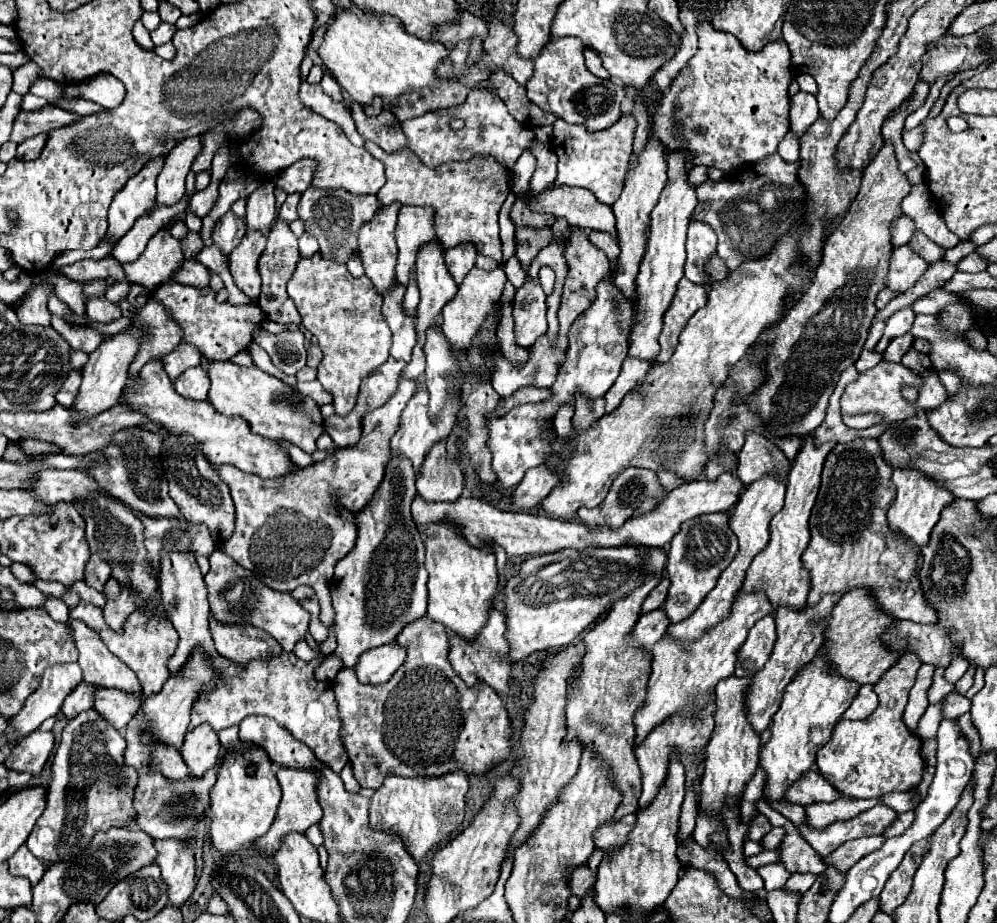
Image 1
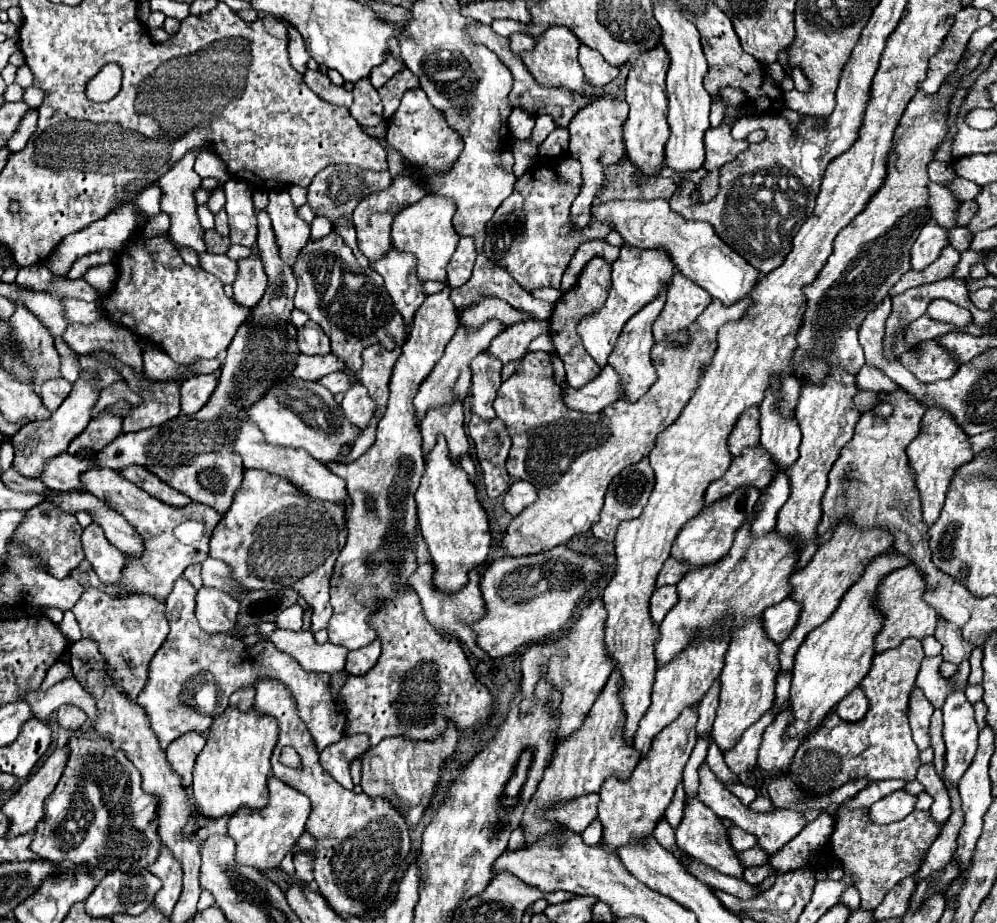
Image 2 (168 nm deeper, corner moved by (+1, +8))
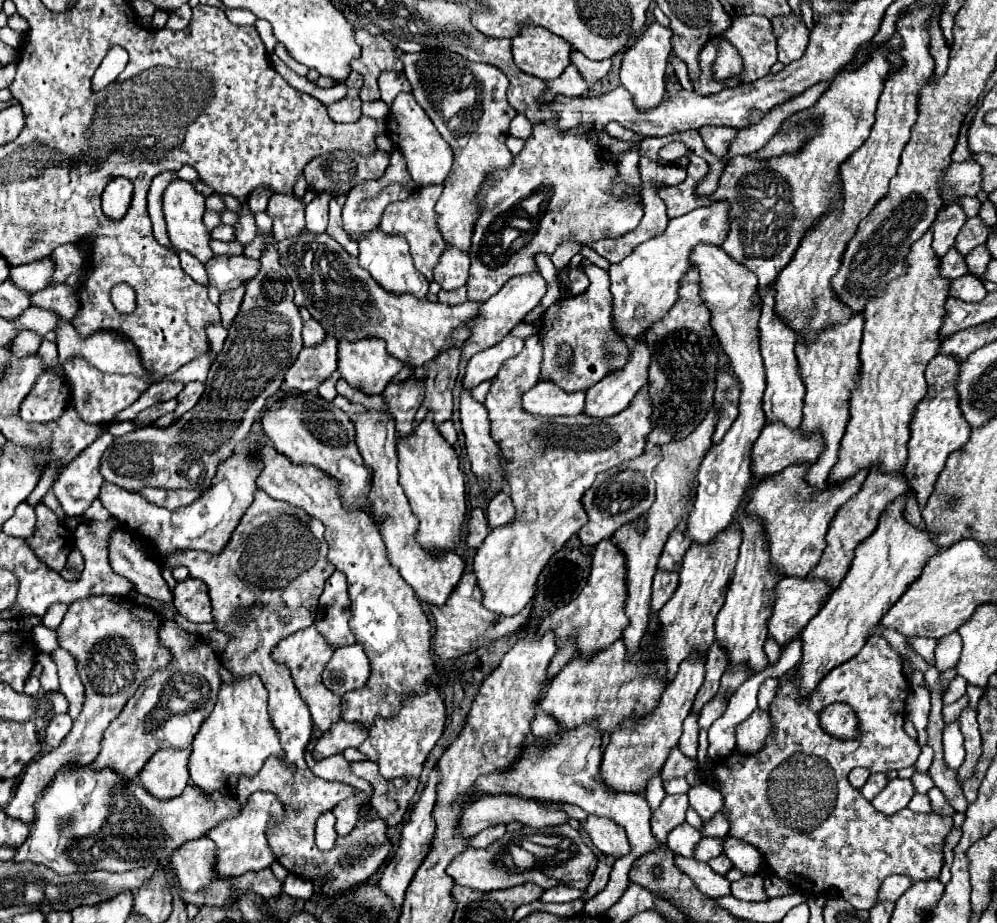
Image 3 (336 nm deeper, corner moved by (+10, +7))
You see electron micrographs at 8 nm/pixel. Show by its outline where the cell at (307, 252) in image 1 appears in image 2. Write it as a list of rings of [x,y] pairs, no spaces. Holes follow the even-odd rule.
[[[315,216],[315,220],[311,222],[311,238],[313,240],[319,240],[321,236],[327,236],[331,230],[333,230],[333,224],[325,216]]]

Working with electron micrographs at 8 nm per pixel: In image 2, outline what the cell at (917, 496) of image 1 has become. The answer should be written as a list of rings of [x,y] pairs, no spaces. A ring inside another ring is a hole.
[[[933,406],[923,416],[921,434],[917,436],[917,440],[913,440],[907,446],[907,456],[909,456],[911,468],[917,474],[917,488],[921,492],[921,504],[923,504],[923,520],[931,526],[941,514],[953,472],[975,456],[971,450],[969,436],[963,432],[963,428],[957,426],[957,422],[947,410]]]

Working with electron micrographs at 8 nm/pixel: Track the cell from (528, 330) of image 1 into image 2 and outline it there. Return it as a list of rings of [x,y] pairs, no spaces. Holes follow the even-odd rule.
[[[529,320],[509,326],[503,336],[497,336],[493,344],[489,346],[489,356],[497,358],[501,364],[517,362],[527,352],[531,340],[535,340],[539,334],[547,334],[549,326],[547,320]]]

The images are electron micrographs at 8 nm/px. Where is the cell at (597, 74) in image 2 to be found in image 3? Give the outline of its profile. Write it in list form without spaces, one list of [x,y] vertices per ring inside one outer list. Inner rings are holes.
[[[570,63],[558,79],[548,83],[546,99],[552,99],[554,93],[562,93],[562,95],[568,95],[568,97],[584,95],[584,93],[588,93],[588,81],[582,77],[582,73],[576,69],[576,65]]]

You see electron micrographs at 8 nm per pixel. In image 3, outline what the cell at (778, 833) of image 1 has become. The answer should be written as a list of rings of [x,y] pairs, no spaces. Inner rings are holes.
[[[704,837],[698,847],[696,847],[696,853],[694,857],[698,861],[710,861],[712,857],[718,857],[722,855],[722,845],[724,845],[724,839],[714,839],[714,837]]]

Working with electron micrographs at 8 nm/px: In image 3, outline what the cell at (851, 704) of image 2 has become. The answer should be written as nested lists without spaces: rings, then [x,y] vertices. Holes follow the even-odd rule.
[[[832,703],[820,713],[822,729],[838,739],[852,739],[856,735],[856,723],[856,715],[846,703]]]

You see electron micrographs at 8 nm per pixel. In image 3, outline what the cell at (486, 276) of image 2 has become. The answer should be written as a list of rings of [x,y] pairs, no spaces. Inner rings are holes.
[[[460,287],[456,291],[440,291],[438,293],[438,301],[440,303],[446,303],[446,305],[460,305],[460,303],[466,303],[468,301],[468,295],[466,295],[468,287]]]

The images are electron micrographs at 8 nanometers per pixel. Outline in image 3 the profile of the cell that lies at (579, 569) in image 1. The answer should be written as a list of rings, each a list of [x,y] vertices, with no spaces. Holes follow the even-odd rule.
[[[464,573],[460,583],[456,585],[454,593],[450,595],[450,599],[446,601],[444,607],[432,607],[432,615],[434,615],[434,623],[436,623],[436,635],[434,635],[434,653],[446,661],[446,659],[456,659],[462,655],[468,655],[472,651],[476,651],[478,647],[490,645],[492,641],[498,641],[510,633],[520,631],[532,615],[534,609],[534,599],[514,617],[506,617],[506,615],[498,615],[492,613],[490,609],[484,609],[482,605],[482,593],[476,585],[476,575],[474,573]]]

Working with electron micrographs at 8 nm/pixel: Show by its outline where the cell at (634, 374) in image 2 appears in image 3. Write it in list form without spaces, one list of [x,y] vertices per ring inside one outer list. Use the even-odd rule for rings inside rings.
[[[644,331],[642,335],[638,335],[634,347],[628,353],[628,365],[624,365],[624,369],[620,369],[616,373],[610,373],[608,377],[600,379],[596,385],[592,385],[592,389],[588,389],[584,413],[588,413],[590,417],[612,417],[612,415],[624,411],[630,405],[630,401],[634,399],[634,395],[638,393],[638,389],[648,385],[648,365],[650,365],[650,349],[648,349],[646,331]]]

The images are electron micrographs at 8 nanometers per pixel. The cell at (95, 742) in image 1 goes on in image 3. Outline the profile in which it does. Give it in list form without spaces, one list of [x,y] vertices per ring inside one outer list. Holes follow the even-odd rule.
[[[68,765],[64,767],[48,785],[48,789],[36,801],[36,817],[30,827],[28,839],[20,845],[14,861],[32,861],[50,867],[60,875],[68,873],[88,873],[88,871],[112,871],[122,873],[136,867],[162,863],[166,861],[180,845],[186,841],[200,839],[208,835],[212,827],[216,827],[224,819],[232,819],[240,813],[240,805],[214,793],[212,797],[204,797],[200,789],[194,785],[186,785],[182,795],[172,797],[168,801],[160,801],[144,791],[142,785],[134,781],[124,781],[120,773],[112,773],[110,769],[92,769],[90,765]]]

